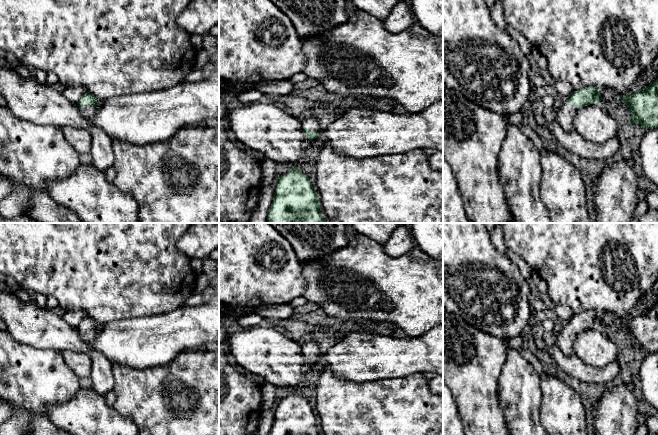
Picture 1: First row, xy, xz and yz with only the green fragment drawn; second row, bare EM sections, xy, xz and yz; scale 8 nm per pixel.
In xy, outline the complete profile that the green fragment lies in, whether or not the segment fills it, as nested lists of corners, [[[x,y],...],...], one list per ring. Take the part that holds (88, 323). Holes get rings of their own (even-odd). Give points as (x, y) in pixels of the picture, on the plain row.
[[[90,316],[85,317],[78,324],[77,328],[82,336],[82,339],[86,342],[90,342],[97,334],[97,328],[99,324]]]

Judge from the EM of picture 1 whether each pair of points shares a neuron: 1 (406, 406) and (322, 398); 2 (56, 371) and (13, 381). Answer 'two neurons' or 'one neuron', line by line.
1: one neuron
2: one neuron

